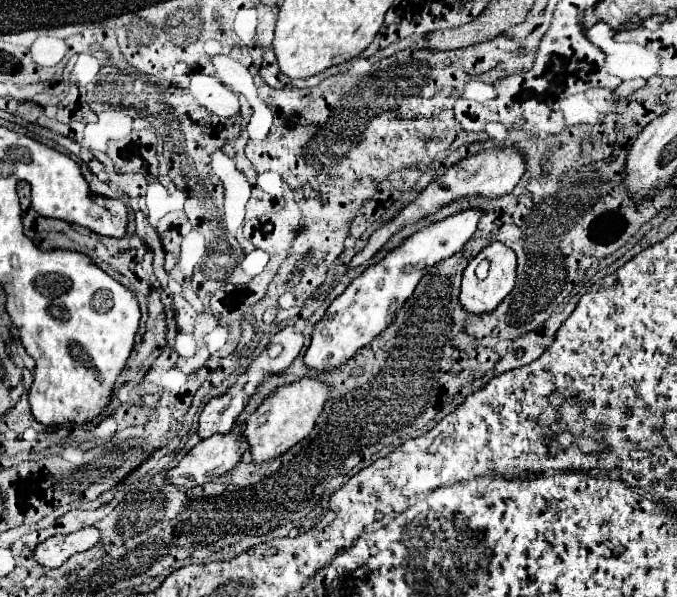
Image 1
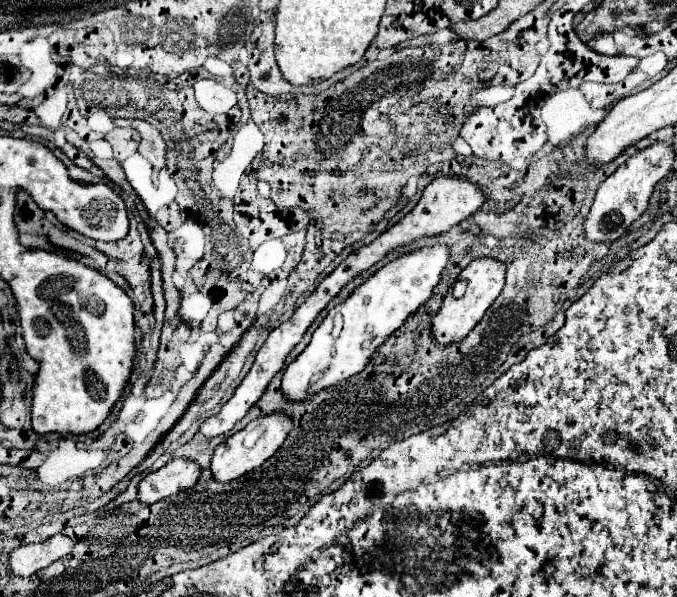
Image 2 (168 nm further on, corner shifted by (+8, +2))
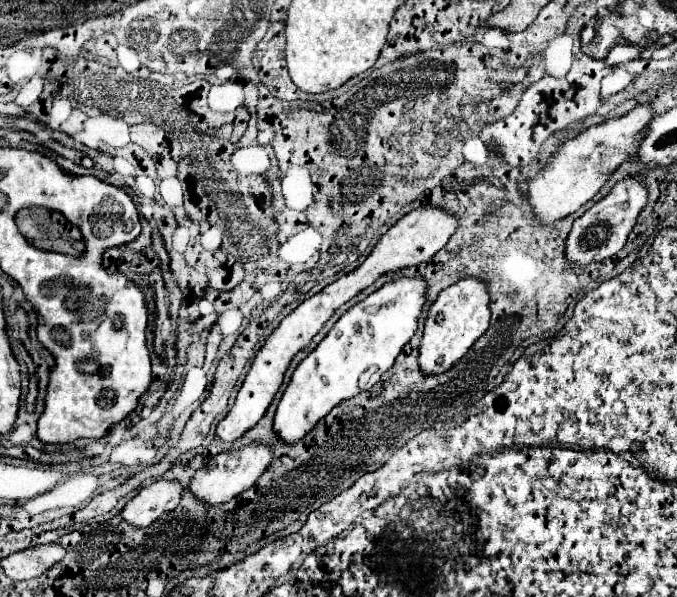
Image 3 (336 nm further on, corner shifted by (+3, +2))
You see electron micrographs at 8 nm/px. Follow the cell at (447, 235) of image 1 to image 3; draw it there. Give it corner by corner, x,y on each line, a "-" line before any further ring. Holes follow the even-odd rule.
395,278
383,284
377,292
357,302
347,310
317,348
295,368
275,412
275,432
281,440
297,442
341,400
353,398
375,386
387,372
403,346
417,330
417,318
425,306
427,280

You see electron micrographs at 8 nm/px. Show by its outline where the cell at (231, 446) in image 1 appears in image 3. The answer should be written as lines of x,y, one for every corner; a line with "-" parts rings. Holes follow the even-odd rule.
157,480
151,486
141,488
123,508
121,516
133,526
149,526
163,512
177,508
185,486
177,480

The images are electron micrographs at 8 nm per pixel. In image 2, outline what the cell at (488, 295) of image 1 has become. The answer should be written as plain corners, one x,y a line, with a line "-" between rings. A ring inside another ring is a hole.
484,258
484,260
474,260
470,262
458,276
458,280
464,280
466,292
462,298
454,298
452,292
446,294
440,310
436,312
436,316
432,318
432,330
430,336
436,344
440,346
448,346
454,344
458,340
464,340
464,336
468,336
468,332
482,320
484,312
492,306
492,302
498,298
502,286
504,286
504,264
500,264
498,260
492,258

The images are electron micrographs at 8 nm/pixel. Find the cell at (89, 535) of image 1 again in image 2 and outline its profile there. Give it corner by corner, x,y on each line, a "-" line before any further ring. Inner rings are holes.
56,534
52,538
48,538
46,542
38,542
38,544
28,544
28,546
18,546
10,552
8,556
8,564
14,576
32,576
34,572
50,566
52,562
68,556
74,548
74,540
64,536
64,534

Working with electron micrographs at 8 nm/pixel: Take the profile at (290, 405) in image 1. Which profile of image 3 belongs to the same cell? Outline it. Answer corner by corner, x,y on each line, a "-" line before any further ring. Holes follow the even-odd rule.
251,442
239,450
227,450
227,452
221,452
217,456
213,456
201,470
195,472
191,484
189,484
189,490
203,502
211,504
211,506
217,506
217,504
223,504
227,502
229,498
235,498
237,494
245,492
247,488
251,488
259,476
269,468
269,462
273,460
273,452
267,444
261,444
261,442

